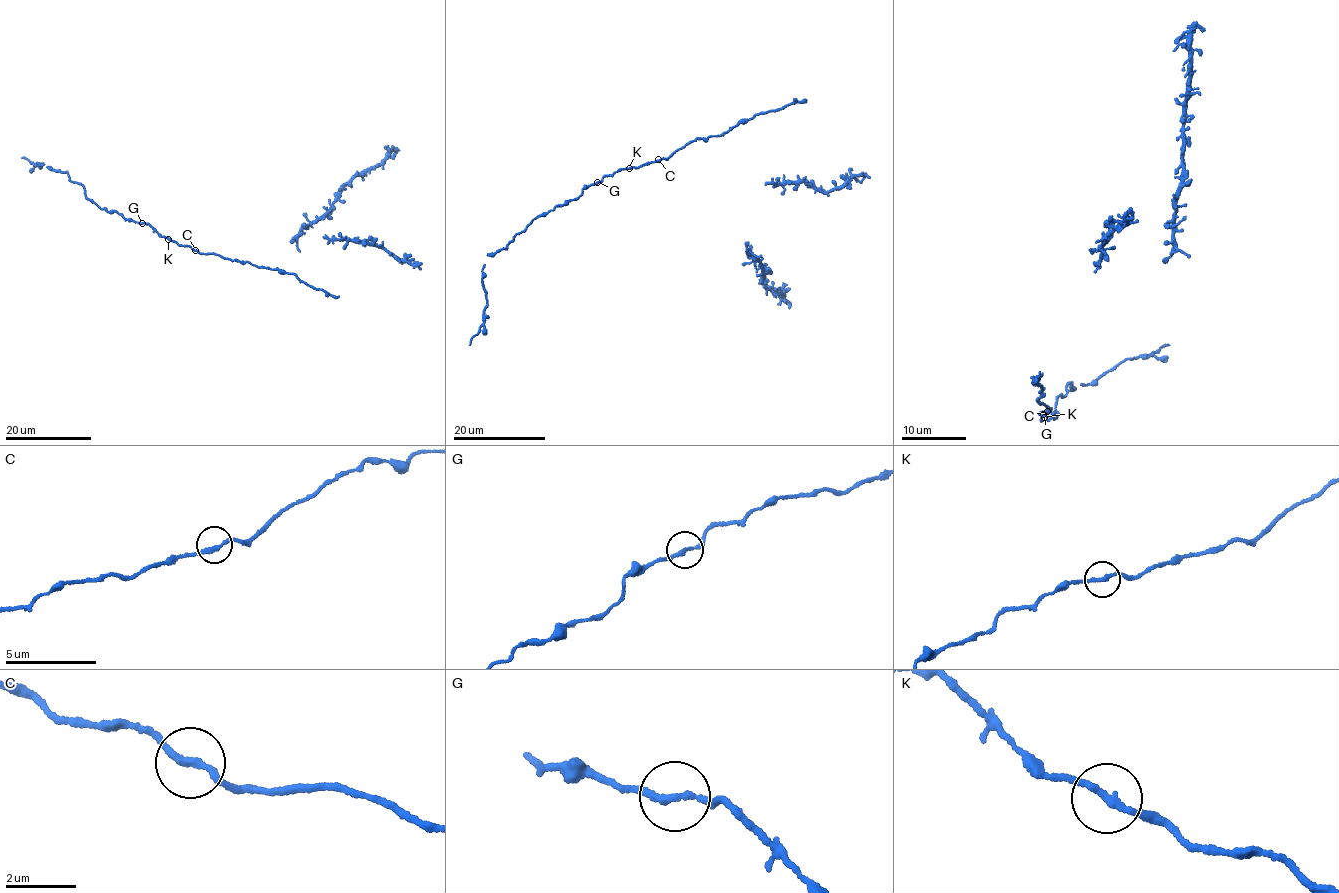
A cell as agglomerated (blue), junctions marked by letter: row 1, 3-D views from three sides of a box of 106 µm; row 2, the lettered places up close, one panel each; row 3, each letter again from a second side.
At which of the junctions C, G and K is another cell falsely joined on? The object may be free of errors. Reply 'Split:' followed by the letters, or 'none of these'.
Split: G

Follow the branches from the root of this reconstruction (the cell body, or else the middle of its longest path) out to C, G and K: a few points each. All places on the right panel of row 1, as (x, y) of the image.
C: (1043, 390), (1036, 400), (1049, 408), (1047, 411)
G: (1043, 390), (1036, 400), (1049, 408), (1041, 419), (1040, 413), (1044, 414)
K: (1043, 390), (1036, 400), (1049, 408), (1044, 417)

